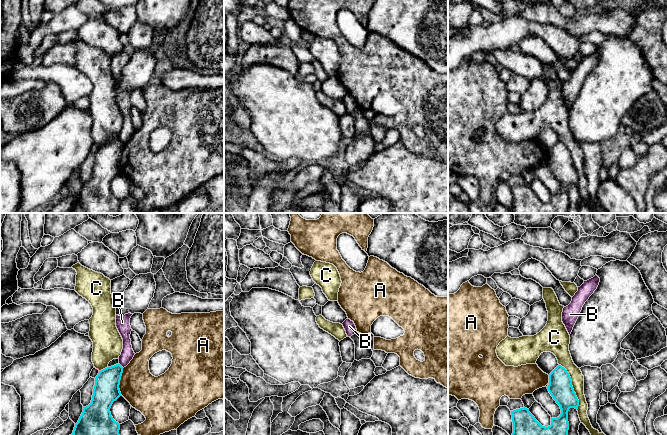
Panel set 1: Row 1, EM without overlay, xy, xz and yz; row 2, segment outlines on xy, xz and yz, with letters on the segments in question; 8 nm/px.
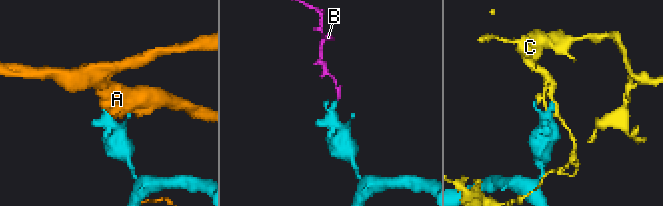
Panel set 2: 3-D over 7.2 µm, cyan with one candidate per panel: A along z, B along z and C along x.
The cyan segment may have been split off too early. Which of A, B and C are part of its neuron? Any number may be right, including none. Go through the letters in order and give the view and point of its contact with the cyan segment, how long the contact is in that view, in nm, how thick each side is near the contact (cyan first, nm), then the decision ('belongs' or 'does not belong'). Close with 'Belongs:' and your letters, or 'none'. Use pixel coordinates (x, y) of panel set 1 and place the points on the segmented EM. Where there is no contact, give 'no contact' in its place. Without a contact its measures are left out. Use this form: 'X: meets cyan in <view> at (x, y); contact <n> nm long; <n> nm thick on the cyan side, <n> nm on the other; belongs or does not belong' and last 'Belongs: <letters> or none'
A: meets cyan in xy at (119, 381); contact 220 nm long; 220 nm thick on the cyan side, 300 nm on the other; does not belong
B: meets cyan in xy at (120, 365); contact 50 nm long; 220 nm thick on the cyan side, 110 nm on the other; does not belong
C: meets cyan in yz at (572, 386); contact 400 nm long; 190 nm thick on the cyan side, 120 nm on the other; does not belong
Belongs: none

